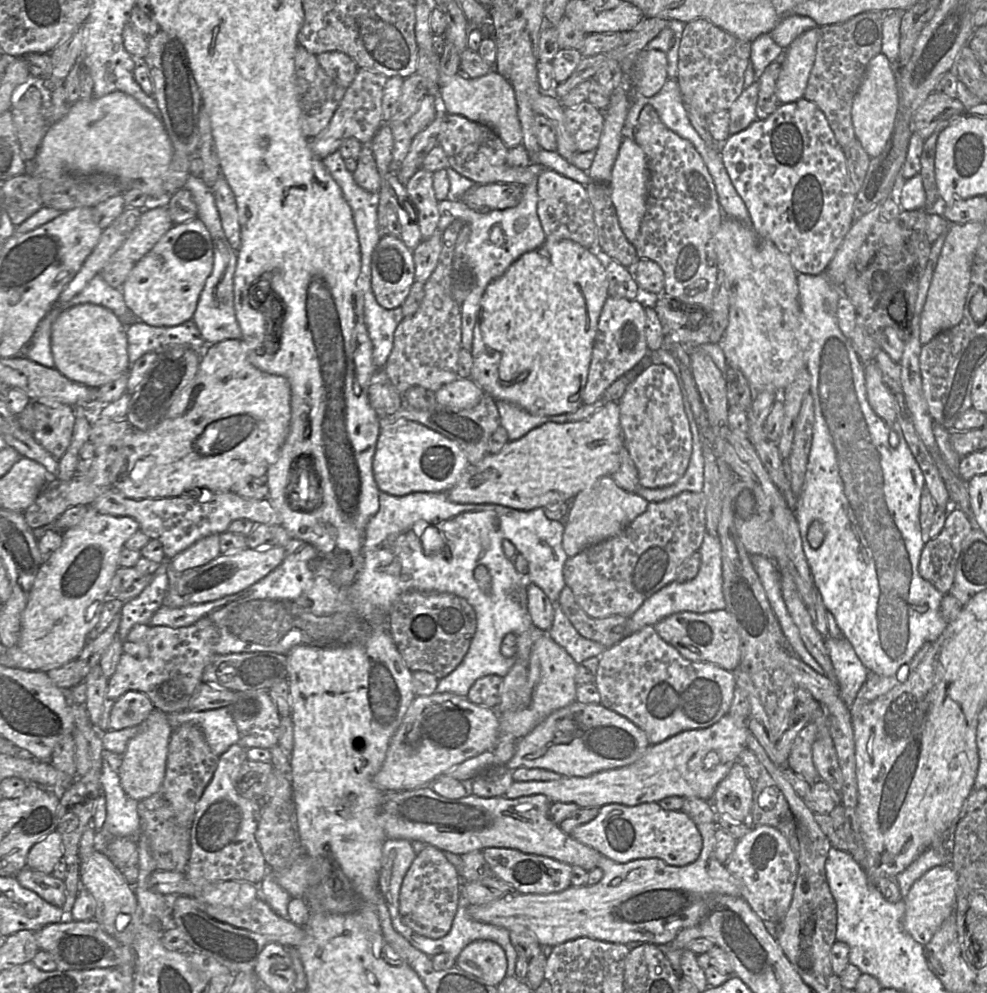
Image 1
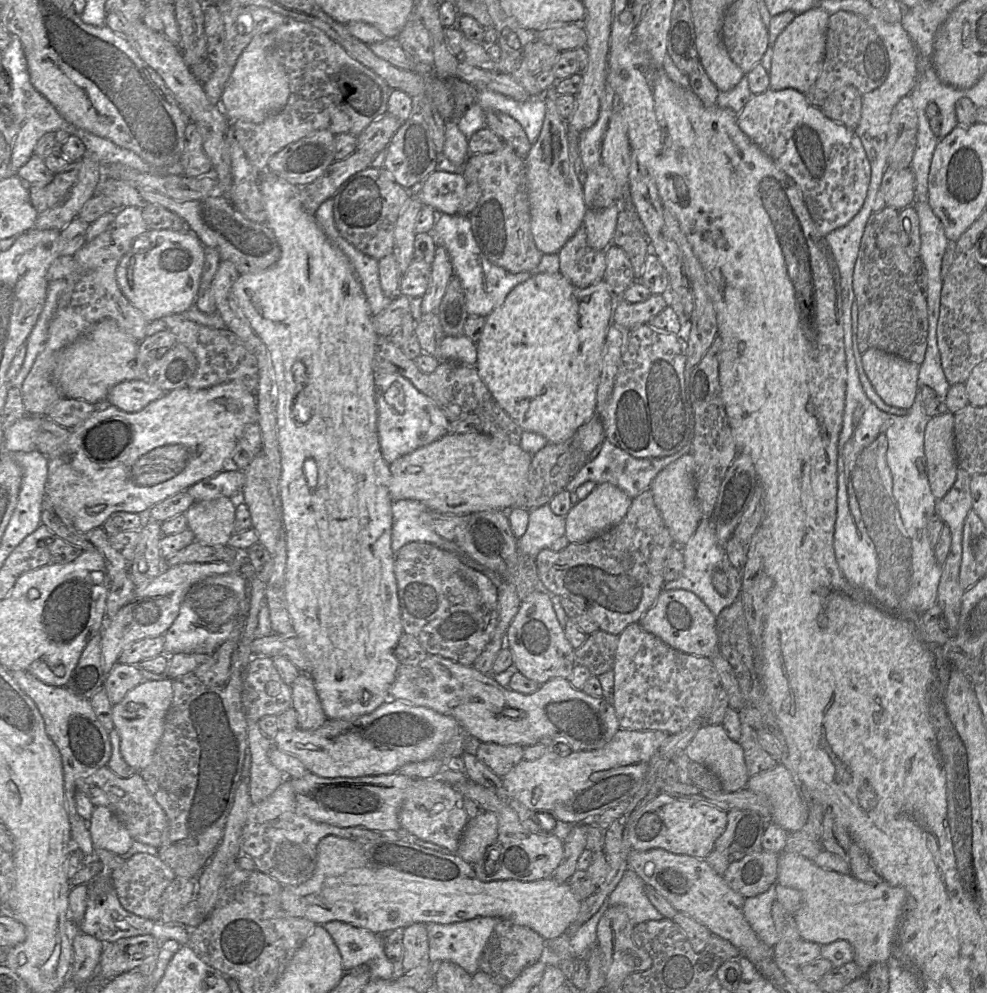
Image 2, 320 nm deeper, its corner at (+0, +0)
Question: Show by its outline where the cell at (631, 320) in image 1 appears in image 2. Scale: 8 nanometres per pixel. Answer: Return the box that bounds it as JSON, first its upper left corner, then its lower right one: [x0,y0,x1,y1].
[613,294,670,330]

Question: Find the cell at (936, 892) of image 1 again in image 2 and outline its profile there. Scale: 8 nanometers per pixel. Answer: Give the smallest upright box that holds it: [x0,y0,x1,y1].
[777,852,907,975]

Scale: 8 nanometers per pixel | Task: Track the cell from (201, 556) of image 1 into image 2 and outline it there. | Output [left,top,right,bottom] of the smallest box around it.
[184,497,236,545]

